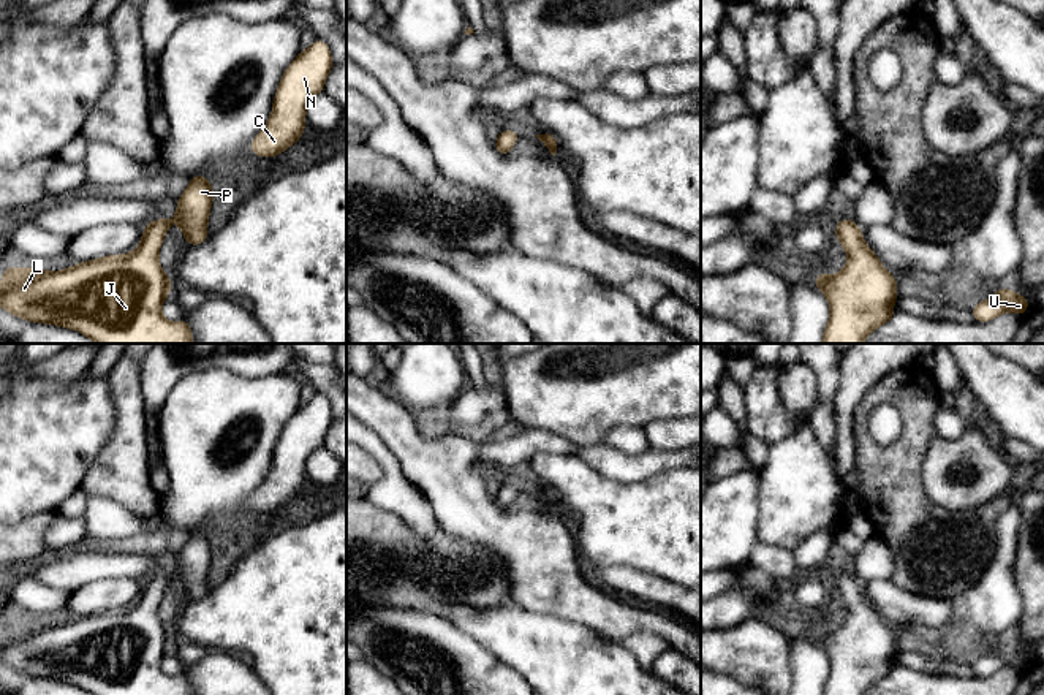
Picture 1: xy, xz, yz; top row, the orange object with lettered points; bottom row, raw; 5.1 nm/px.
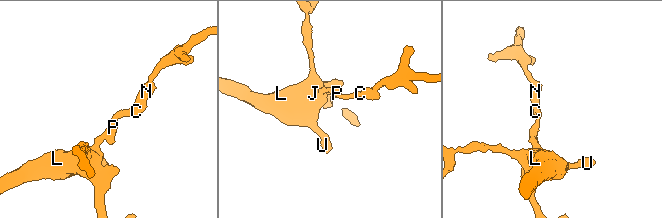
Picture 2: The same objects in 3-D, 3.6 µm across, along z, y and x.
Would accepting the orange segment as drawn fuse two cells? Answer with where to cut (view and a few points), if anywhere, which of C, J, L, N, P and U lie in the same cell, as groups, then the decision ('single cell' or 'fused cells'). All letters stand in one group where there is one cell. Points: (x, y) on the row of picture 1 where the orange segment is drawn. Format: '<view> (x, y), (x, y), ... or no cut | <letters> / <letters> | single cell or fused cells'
no cut | C J L N P U | single cell

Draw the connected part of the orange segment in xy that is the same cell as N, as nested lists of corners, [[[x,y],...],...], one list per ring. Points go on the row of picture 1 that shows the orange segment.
[[[321,38],[297,54],[280,79],[269,122],[250,144],[252,154],[277,157],[301,139],[307,123],[305,108],[323,92],[332,66],[331,49]]]

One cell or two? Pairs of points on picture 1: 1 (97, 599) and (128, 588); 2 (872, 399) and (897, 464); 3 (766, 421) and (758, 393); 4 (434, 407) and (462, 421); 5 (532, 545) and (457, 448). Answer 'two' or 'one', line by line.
1: one
2: one
3: one
4: two
5: one

